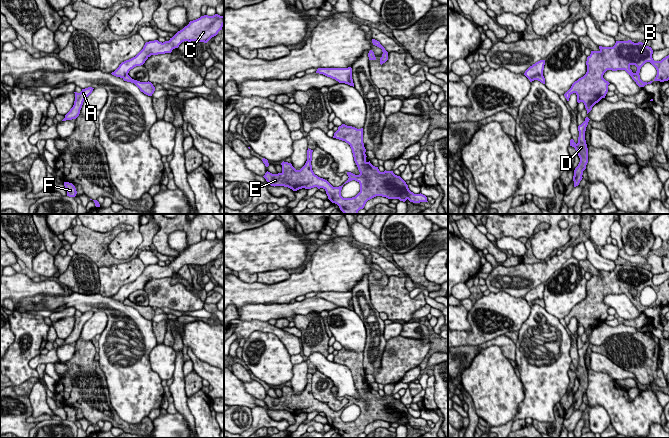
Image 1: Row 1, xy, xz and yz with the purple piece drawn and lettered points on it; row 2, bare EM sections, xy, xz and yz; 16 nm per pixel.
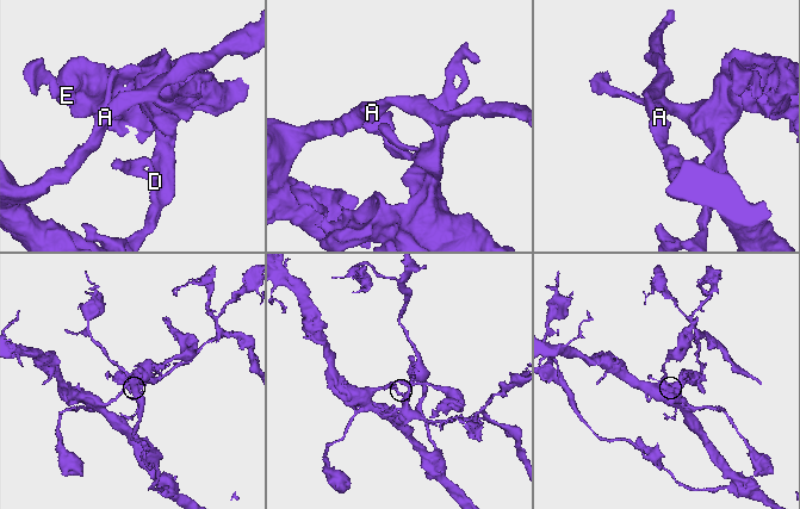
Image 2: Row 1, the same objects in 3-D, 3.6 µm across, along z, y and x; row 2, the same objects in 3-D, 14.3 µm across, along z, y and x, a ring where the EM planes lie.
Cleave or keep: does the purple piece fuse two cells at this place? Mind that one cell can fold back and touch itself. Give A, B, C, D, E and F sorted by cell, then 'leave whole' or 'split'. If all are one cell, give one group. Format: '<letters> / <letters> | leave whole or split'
A C / B D E F | split

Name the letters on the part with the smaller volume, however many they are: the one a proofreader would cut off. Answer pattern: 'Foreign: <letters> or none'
Foreign: B, D, E, F

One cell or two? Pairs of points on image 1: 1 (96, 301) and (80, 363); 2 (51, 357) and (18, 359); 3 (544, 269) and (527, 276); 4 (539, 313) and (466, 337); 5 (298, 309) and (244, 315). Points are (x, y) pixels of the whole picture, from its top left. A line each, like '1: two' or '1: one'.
1: two
2: two
3: one
4: two
5: one

